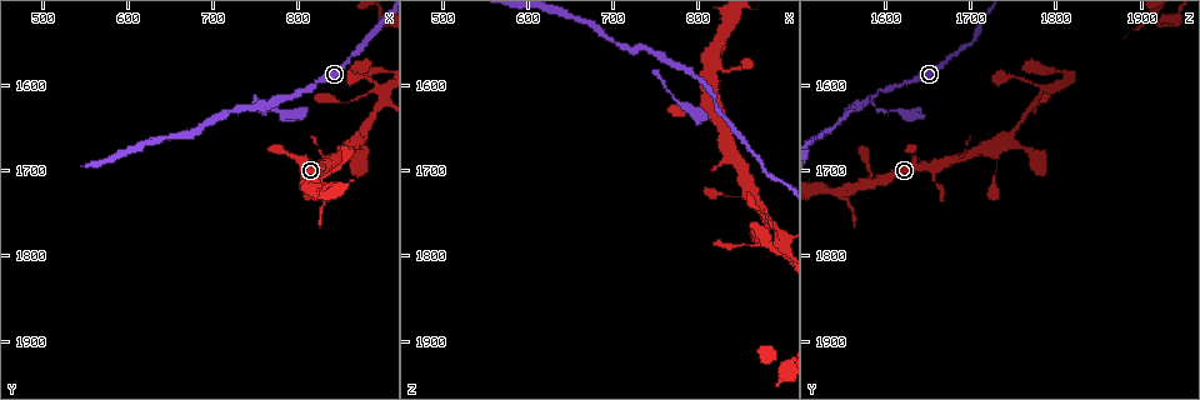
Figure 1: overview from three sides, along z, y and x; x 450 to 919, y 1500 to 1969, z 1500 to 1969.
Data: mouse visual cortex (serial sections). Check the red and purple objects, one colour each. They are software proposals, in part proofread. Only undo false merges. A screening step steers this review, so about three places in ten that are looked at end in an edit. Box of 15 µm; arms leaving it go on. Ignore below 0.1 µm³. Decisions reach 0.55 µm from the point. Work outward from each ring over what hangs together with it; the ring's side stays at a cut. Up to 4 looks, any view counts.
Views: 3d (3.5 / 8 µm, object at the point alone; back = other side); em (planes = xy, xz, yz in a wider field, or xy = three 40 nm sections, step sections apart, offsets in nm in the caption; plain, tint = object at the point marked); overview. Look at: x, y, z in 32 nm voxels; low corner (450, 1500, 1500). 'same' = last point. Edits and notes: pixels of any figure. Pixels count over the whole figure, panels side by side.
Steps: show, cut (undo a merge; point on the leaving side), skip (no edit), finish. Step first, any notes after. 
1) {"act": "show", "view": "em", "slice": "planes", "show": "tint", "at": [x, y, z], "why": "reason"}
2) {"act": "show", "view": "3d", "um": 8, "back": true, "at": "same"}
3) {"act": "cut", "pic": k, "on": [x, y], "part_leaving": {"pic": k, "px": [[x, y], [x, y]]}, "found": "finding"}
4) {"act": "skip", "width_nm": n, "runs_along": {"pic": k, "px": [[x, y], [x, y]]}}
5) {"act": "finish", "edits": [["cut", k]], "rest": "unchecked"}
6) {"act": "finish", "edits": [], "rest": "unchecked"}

{"act": "show", "view": "3d", "um": 3.5, "at": [775, 1620, 1575], "why": "three arms meet"}

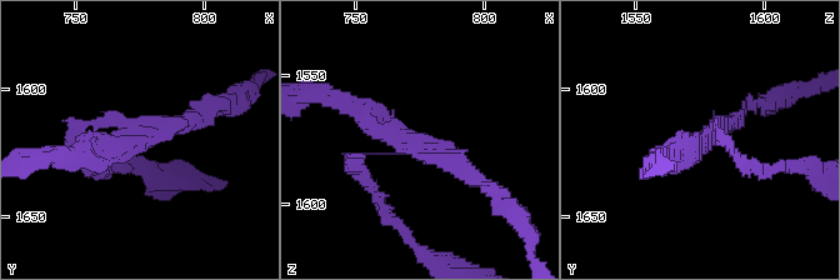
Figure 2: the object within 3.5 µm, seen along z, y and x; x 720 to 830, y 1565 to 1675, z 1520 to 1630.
{"act": "show", "view": "em", "slice": "xy", "step": 1, "show": "tint", "at": [774, 1618, 1577], "arms": 3, "arm_widths_nm": [100, 250, 250]}

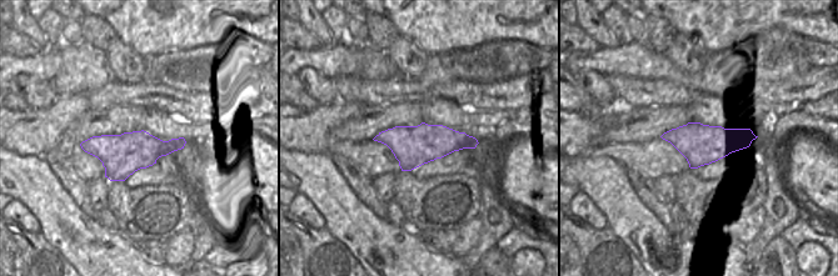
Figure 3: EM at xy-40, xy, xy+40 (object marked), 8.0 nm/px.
{"act": "skip", "width_nm": 340, "runs_along": {"pic": 2, "px": [[480, 183], [346, 103]]}, "found": "one cell here"}

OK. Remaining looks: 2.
{"act": "show", "view": "3d", "um": 8, "at": [900, 1605, 1785], "why": "four arms meet"}

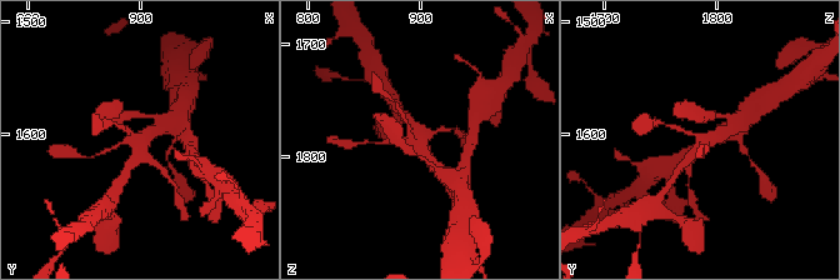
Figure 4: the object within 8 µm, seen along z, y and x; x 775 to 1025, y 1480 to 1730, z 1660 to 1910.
{"act": "show", "view": "em", "slice": "xy", "step": 3, "show": "tint", "at": [900, 1610, 1788]}

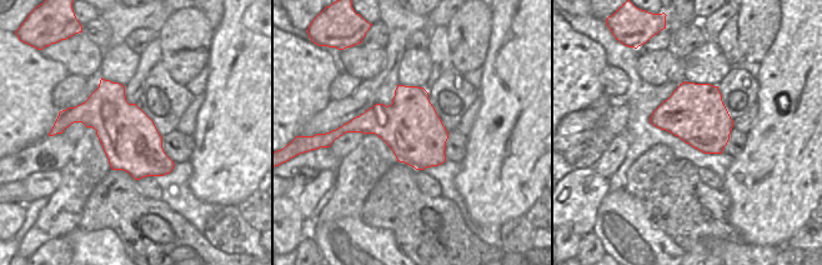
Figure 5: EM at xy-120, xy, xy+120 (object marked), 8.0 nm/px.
{"act": "skip", "runs_along": {"pic": 4, "px": [[679, 169], [708, 139], [730, 129]]}, "found": "all the same cell"}

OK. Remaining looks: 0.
{"act": "finish", "edits": [], "rest": "unchecked"}

